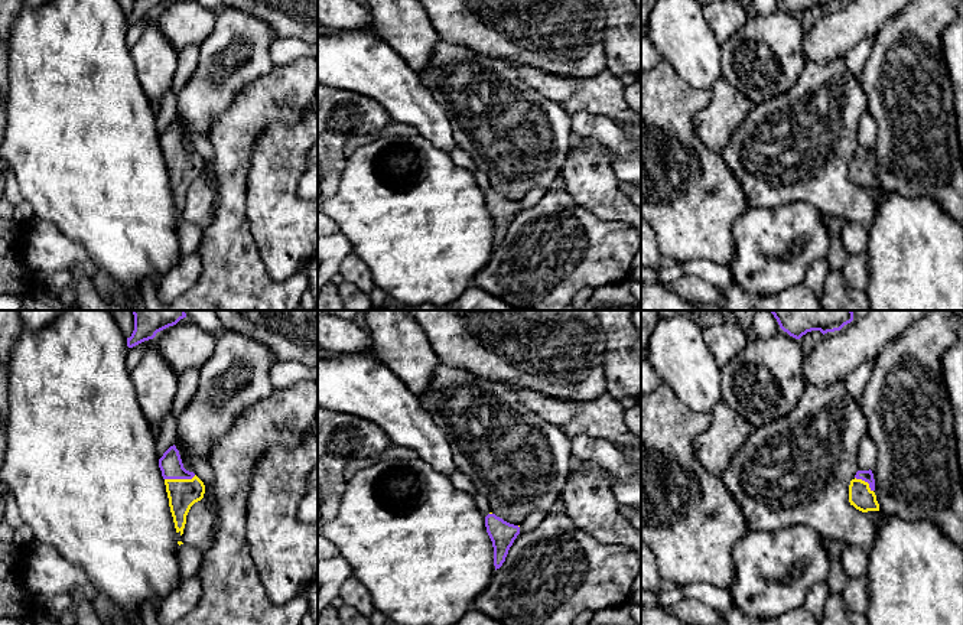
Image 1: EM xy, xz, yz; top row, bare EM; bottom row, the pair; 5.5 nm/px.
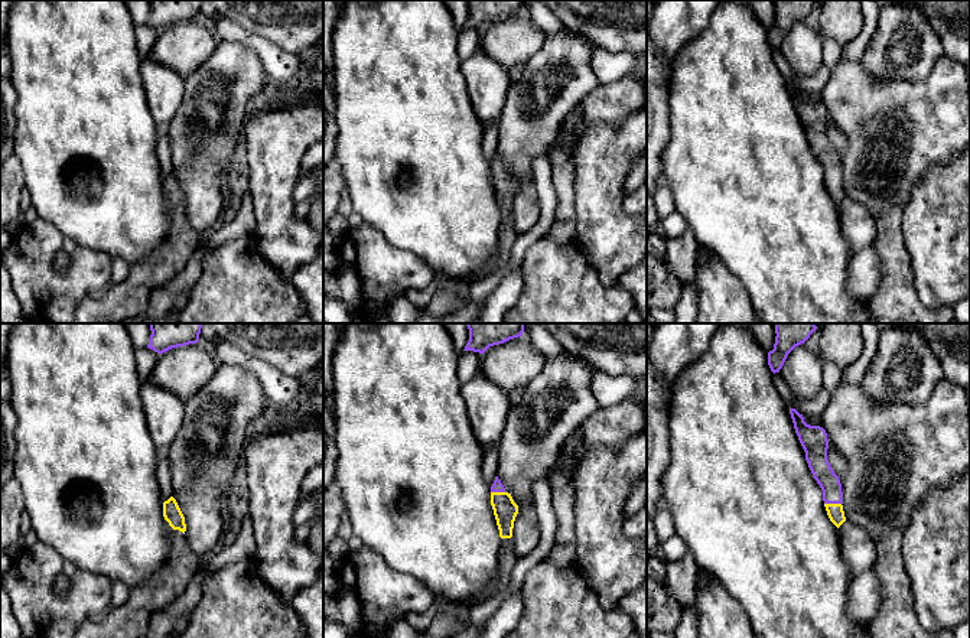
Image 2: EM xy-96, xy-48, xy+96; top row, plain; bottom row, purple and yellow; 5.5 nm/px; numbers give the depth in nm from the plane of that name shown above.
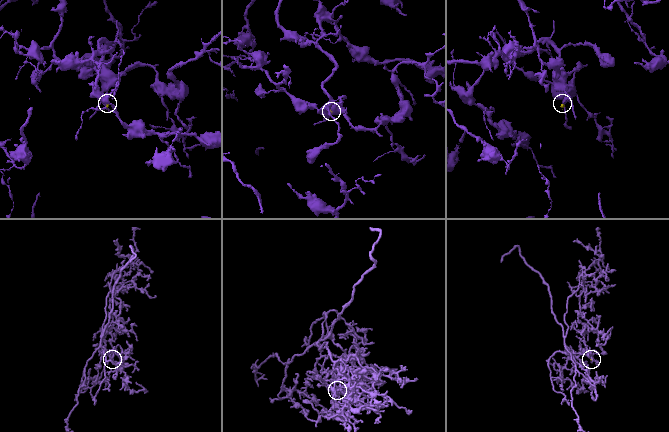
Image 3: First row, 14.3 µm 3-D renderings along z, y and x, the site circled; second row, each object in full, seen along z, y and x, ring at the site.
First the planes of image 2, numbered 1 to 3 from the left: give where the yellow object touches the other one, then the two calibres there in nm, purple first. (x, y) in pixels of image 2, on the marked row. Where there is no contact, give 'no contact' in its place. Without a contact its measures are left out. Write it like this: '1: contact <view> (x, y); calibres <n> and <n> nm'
1: no contact
2: contact xy-48 (498, 491); calibres 60 and 140 nm
3: contact xy+96 (833, 503); calibres 120 and 90 nm

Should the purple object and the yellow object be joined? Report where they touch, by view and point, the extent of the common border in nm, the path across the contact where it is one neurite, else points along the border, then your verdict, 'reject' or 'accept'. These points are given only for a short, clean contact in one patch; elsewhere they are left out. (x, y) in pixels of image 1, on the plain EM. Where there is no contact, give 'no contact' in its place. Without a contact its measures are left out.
contact xy (179, 155); length 180 nm; way xy (171, 140), (172, 147), (179, 155), (182, 171); accept

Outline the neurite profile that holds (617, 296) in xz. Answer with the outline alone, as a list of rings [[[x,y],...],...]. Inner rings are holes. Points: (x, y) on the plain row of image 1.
[[[629,280],[595,289],[591,299],[576,310],[641,310],[629,289]]]

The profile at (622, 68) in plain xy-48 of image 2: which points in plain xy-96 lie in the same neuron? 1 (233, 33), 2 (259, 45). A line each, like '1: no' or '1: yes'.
1: yes
2: yes

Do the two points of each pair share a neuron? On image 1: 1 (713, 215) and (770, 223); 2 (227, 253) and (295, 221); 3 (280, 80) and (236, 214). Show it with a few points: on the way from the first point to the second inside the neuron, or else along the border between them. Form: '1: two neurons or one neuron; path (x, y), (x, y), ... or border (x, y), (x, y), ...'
1: two neurons; border (750, 207), (734, 225), (734, 251)
2: two neurons; border (244, 208), (250, 235), (267, 272)
3: one neuron; path (251, 113), (233, 133), (233, 181)

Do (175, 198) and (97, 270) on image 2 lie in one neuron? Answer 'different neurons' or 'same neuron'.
different neurons

